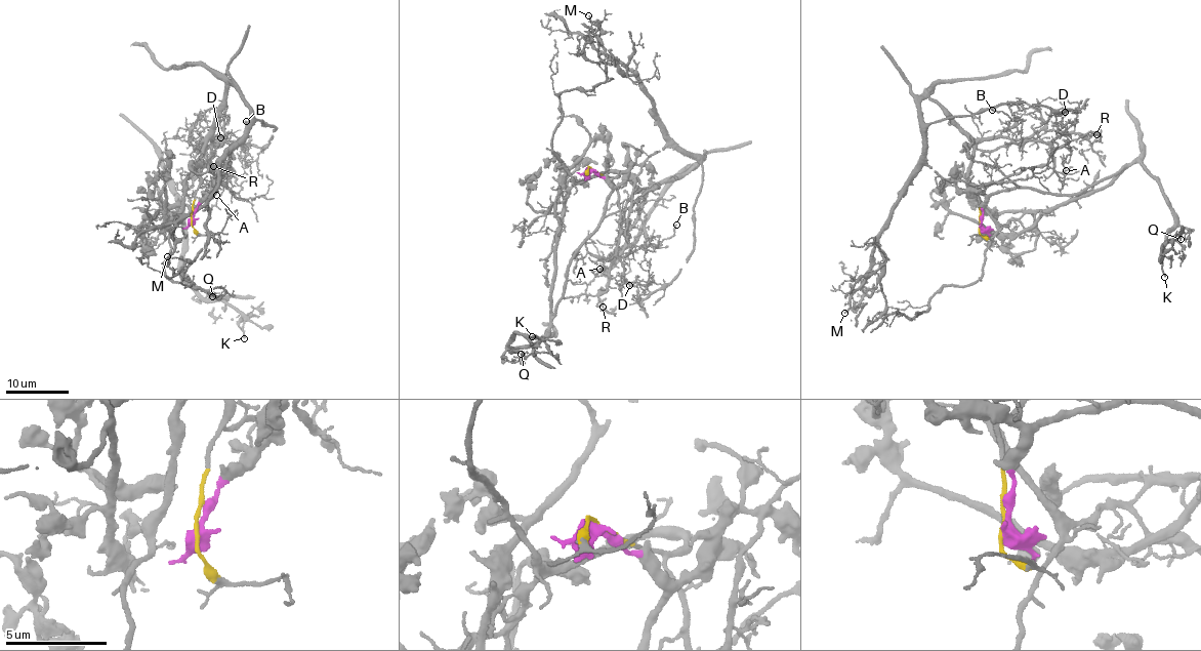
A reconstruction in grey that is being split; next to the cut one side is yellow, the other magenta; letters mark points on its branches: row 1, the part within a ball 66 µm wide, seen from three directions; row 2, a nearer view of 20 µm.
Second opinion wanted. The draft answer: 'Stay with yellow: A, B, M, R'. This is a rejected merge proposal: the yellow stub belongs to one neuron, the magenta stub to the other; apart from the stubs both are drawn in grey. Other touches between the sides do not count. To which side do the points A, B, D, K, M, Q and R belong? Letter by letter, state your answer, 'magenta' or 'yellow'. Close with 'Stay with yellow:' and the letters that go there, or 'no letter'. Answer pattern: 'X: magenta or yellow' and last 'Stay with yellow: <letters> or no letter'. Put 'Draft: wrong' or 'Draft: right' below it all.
A: yellow
B: yellow
D: yellow
K: magenta
M: yellow
Q: magenta
R: yellow
Stay with yellow: A, B, D, M, R
Draft: wrong

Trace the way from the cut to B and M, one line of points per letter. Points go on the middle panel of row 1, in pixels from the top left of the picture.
B: (592, 169), (613, 178), (621, 172), (635, 186), (646, 214), (644, 235), (654, 248), (673, 234), (676, 225)
M: (592, 169), (613, 178), (621, 172), (651, 190), (703, 158), (666, 135), (639, 80), (606, 52), (588, 15)

